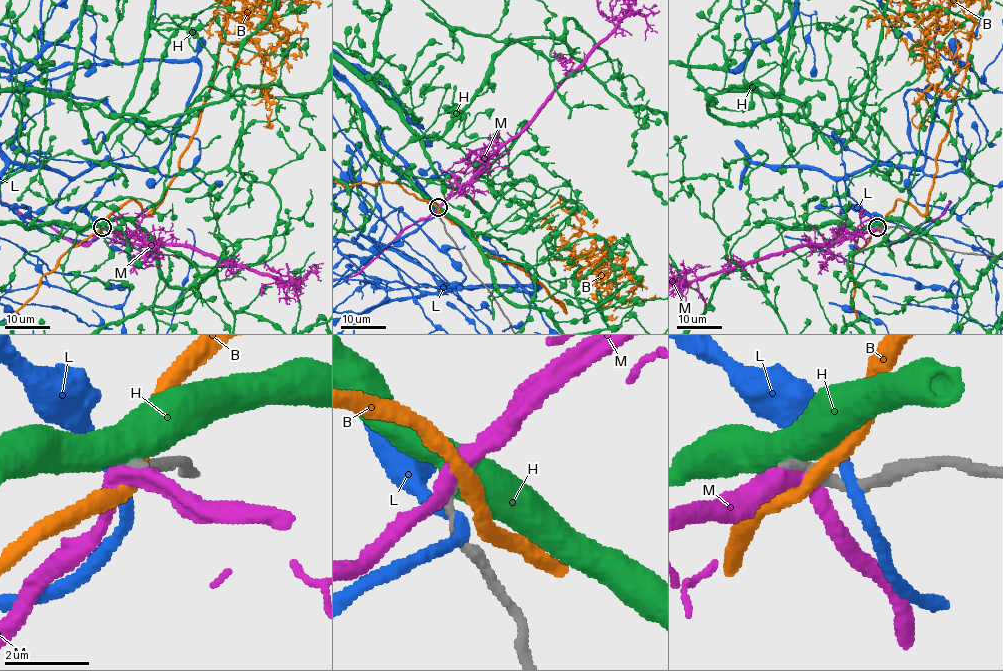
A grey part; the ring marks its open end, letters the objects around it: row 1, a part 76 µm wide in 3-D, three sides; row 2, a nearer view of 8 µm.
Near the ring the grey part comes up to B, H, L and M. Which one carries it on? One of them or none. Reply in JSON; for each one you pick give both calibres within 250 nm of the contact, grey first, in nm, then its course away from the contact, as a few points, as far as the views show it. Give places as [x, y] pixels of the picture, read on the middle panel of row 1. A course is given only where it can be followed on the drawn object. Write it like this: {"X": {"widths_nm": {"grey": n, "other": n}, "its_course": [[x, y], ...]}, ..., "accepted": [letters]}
{"M": {"widths_nm": {"grey": 360, "other": 400}}, "accepted": ["M"]}

